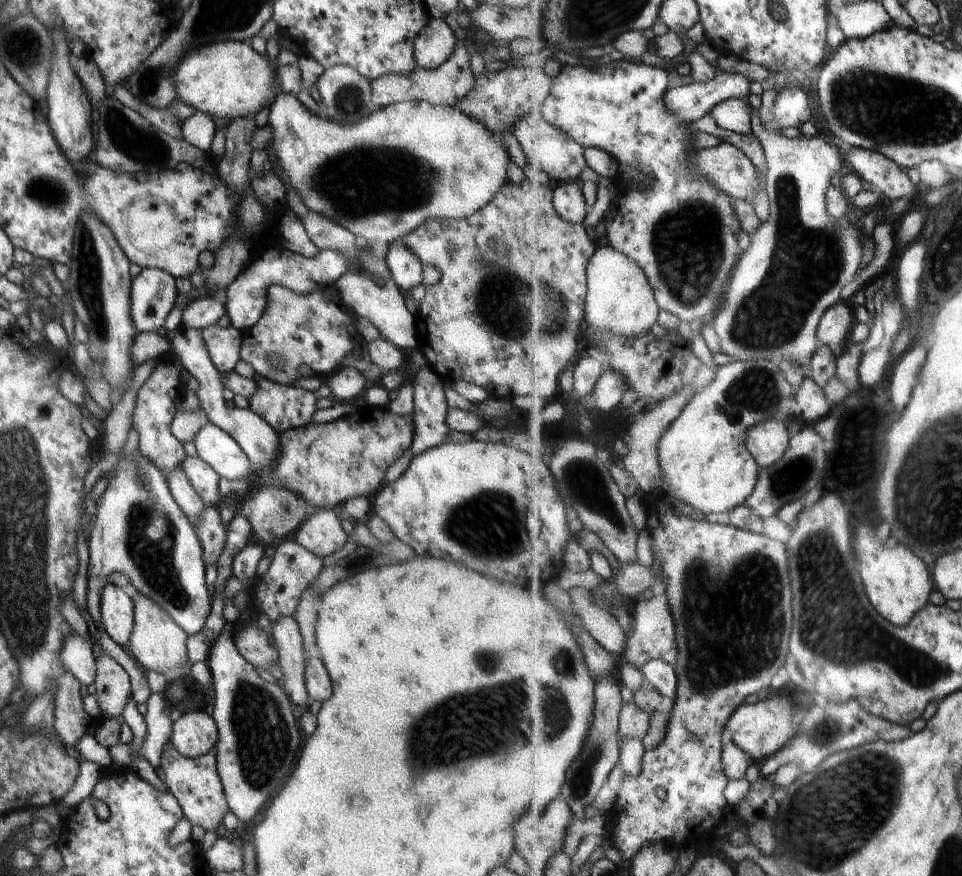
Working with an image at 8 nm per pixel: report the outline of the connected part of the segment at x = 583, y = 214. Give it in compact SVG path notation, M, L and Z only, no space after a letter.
M559 182L555 187L555 205L560 216L572 224L586 222L590 210L586 204L582 182Z

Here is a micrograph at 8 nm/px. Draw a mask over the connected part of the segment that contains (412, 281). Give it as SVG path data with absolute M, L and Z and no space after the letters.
M402 240L392 242L389 245L390 248L385 260L387 267L391 271L393 281L407 295L414 286L422 283L423 262L406 248Z

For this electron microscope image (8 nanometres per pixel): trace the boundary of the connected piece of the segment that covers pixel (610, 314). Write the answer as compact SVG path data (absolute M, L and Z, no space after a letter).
M611 244L600 247L588 266L589 293L587 323L591 335L614 332L618 336L646 336L658 324L661 306L646 271L624 252Z

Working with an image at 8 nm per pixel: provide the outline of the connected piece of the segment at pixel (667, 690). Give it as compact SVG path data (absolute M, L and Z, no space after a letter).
M654 659L642 669L642 672L646 681L654 683L664 697L668 696L670 700L677 702L678 686L680 686L677 667L665 660Z

